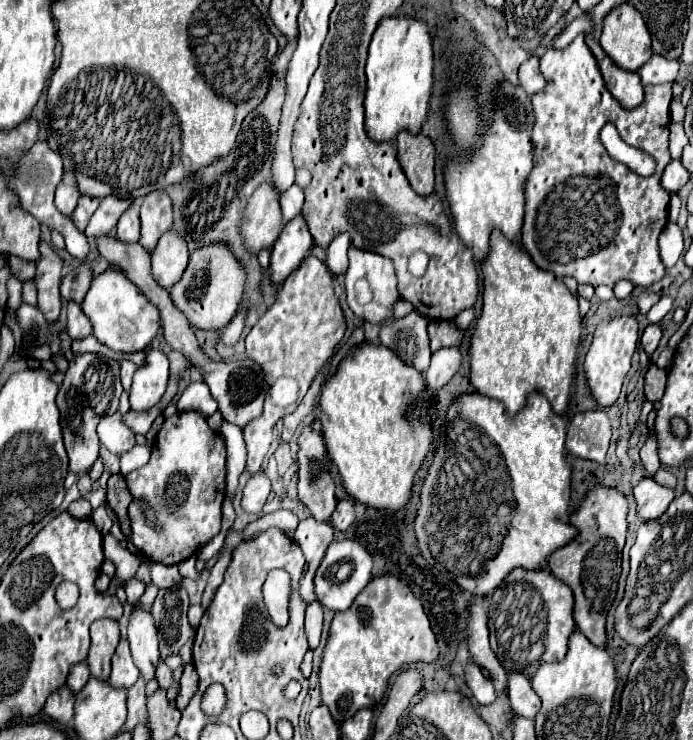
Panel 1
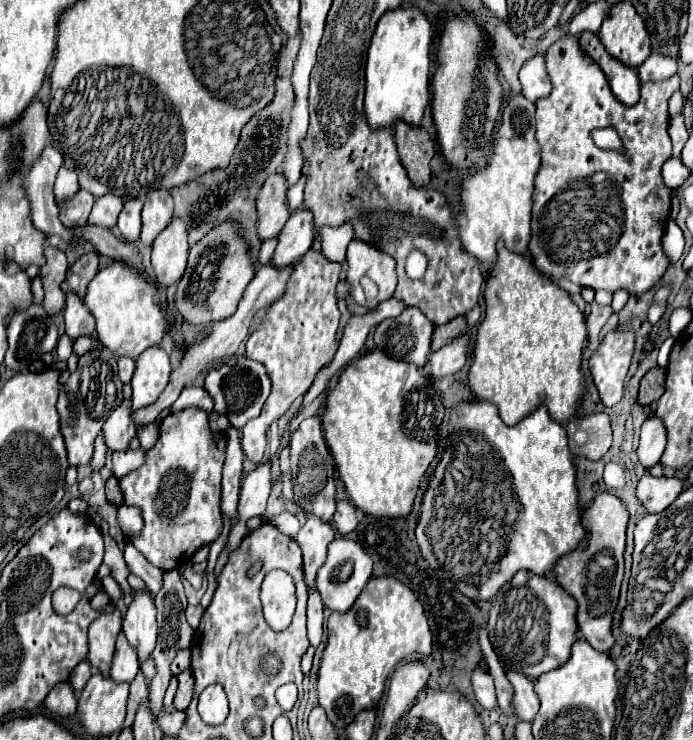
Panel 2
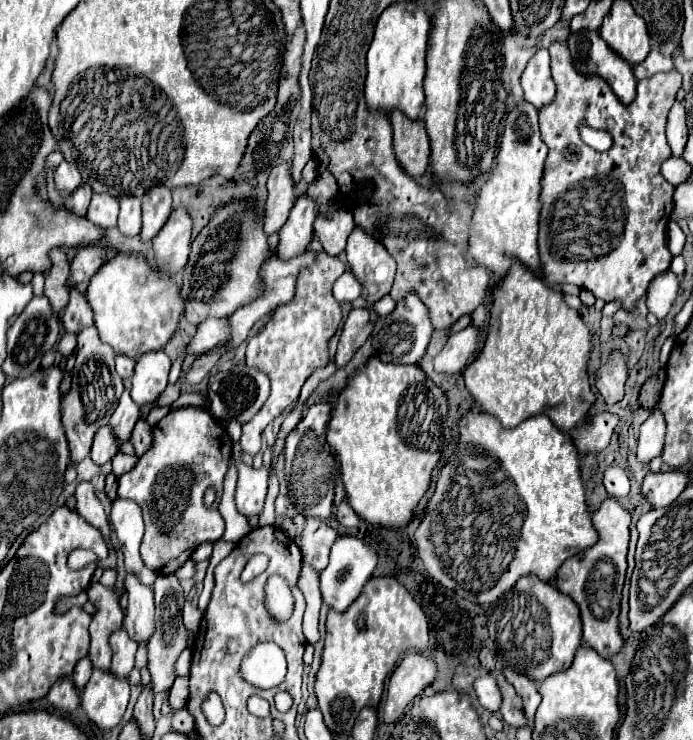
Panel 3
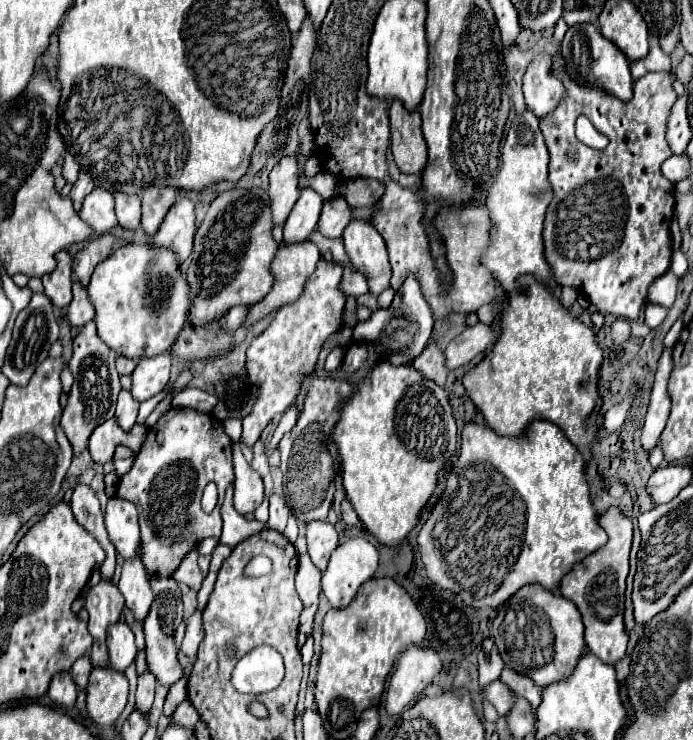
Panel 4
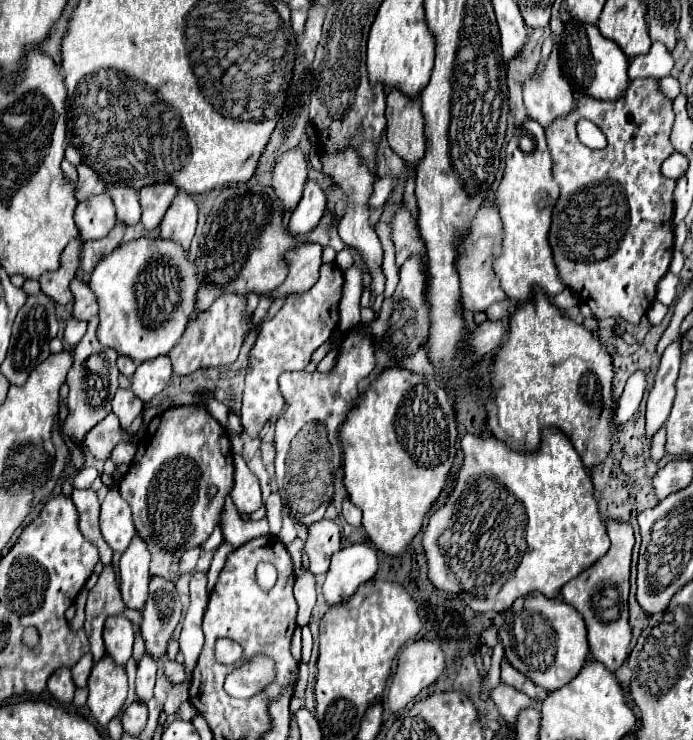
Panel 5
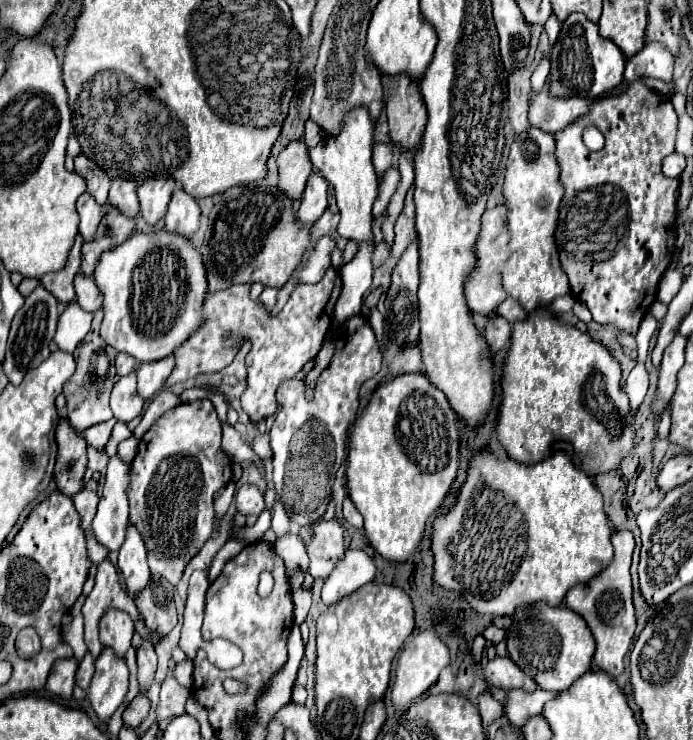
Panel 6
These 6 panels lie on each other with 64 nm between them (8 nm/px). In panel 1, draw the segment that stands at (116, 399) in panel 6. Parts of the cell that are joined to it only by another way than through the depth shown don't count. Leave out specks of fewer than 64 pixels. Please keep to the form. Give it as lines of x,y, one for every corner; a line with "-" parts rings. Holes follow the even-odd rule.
110,414
98,424
98,436
100,442
112,452
112,454
126,454
136,442
134,442
134,432
122,422
122,414

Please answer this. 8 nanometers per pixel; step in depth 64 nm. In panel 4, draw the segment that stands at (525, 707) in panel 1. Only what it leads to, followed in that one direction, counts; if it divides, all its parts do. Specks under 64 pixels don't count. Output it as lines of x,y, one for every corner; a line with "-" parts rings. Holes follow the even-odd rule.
504,666
500,680
502,680
512,692
516,692
518,696
524,696
524,698
530,702
532,710
538,708
538,704
540,704
540,700
542,700
540,688
538,688
528,676
522,676
522,674
518,674
518,672
512,672
512,668

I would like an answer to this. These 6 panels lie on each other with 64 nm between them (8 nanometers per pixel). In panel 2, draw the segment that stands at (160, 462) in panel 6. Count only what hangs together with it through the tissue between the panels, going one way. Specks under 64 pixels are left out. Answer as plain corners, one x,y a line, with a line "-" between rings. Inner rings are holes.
186,408
166,416
160,424
160,438
148,450
148,460
138,470
120,478
126,504
140,508
144,528
134,546
158,568
174,570
194,552
216,540
222,532
220,476
226,458
226,436
212,432
208,414
200,408

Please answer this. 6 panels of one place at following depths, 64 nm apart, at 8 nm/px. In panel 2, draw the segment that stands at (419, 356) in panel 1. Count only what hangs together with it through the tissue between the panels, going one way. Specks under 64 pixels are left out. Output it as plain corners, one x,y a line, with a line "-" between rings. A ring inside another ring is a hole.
408,306
398,318
386,318
376,326
374,342
388,356
424,368
430,354
434,324
418,310

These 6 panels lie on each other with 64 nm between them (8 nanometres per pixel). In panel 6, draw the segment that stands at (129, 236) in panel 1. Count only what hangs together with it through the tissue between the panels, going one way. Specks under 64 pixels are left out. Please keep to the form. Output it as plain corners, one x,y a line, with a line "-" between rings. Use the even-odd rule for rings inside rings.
112,180
108,202
118,208
124,216
138,216
138,196
136,196
136,184
132,180

